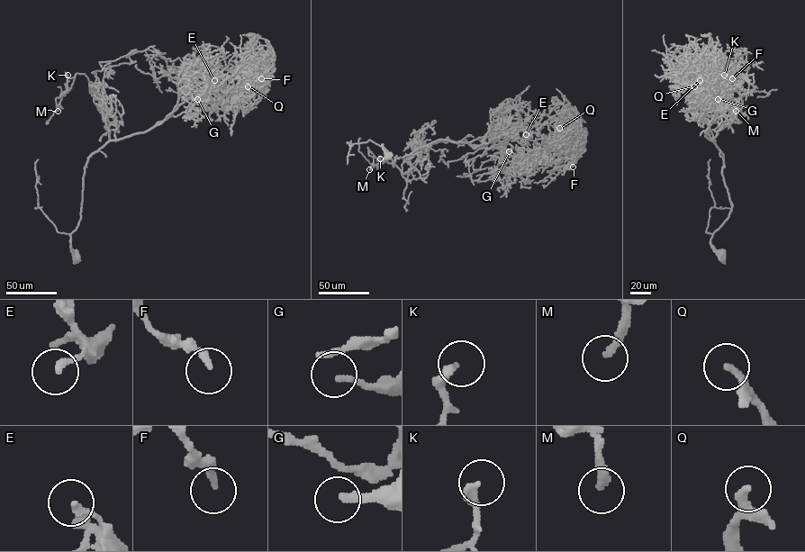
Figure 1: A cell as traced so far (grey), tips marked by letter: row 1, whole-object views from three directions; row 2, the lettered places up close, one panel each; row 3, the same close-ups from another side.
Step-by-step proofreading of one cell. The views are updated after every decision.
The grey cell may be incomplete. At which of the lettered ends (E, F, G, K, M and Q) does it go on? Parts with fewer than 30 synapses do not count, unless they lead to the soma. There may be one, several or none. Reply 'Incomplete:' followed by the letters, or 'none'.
Incomplete: G, M

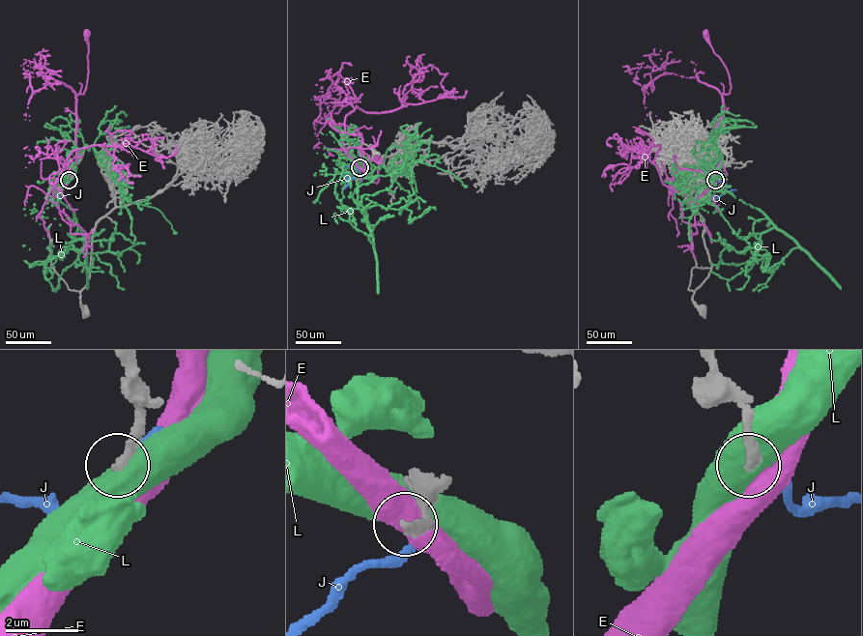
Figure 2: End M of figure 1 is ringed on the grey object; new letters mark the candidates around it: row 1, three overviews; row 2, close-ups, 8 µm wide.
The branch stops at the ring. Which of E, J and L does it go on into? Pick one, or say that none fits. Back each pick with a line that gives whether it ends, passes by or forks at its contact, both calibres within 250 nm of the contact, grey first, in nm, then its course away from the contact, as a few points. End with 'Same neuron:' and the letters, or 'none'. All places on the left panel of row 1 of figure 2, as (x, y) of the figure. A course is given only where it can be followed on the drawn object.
Same neuron: none

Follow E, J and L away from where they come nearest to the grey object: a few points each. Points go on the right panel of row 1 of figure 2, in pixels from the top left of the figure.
E: (715, 180), (718, 160), (714, 129), (724, 107), (723, 95), (728, 94), (731, 85), (727, 69), (705, 32)
J: (715, 180), (723, 181), (727, 187), (717, 198), (713, 199), (713, 196)
L: (715, 180), (774, 226), (755, 246), (741, 252), (727, 247), (719, 256), (724, 263), (744, 263), (749, 246)

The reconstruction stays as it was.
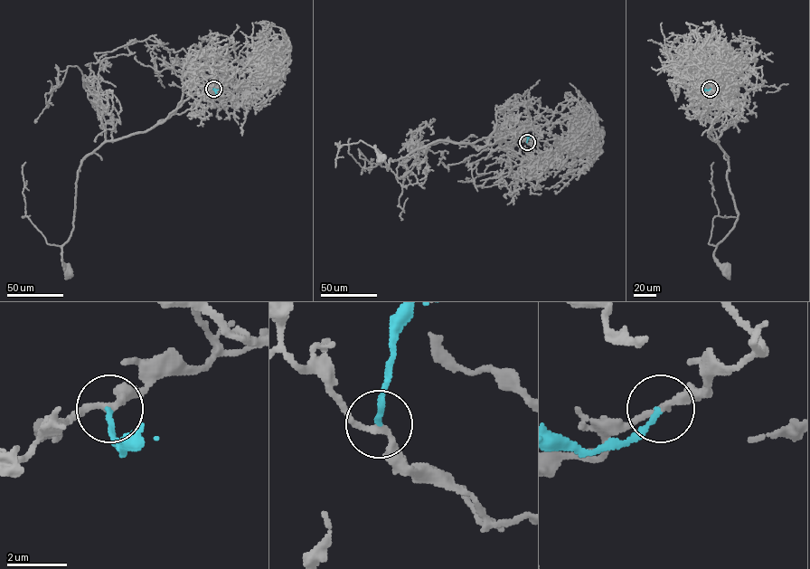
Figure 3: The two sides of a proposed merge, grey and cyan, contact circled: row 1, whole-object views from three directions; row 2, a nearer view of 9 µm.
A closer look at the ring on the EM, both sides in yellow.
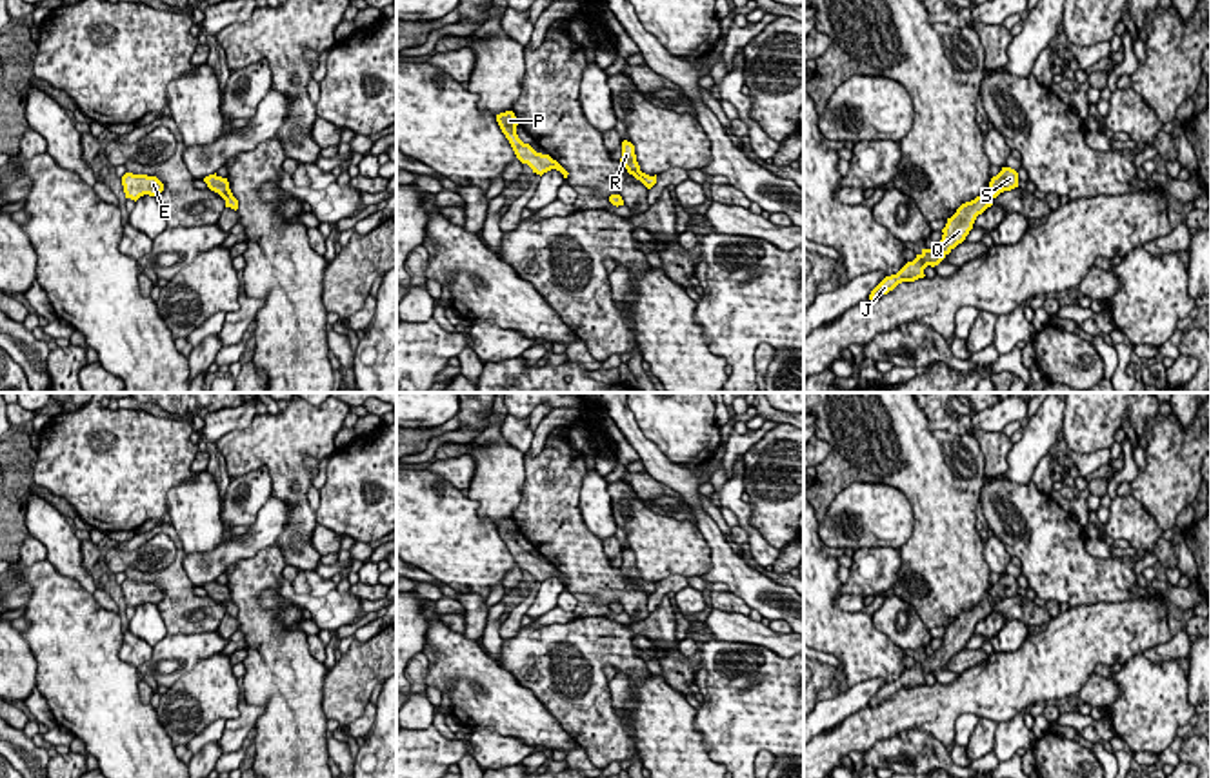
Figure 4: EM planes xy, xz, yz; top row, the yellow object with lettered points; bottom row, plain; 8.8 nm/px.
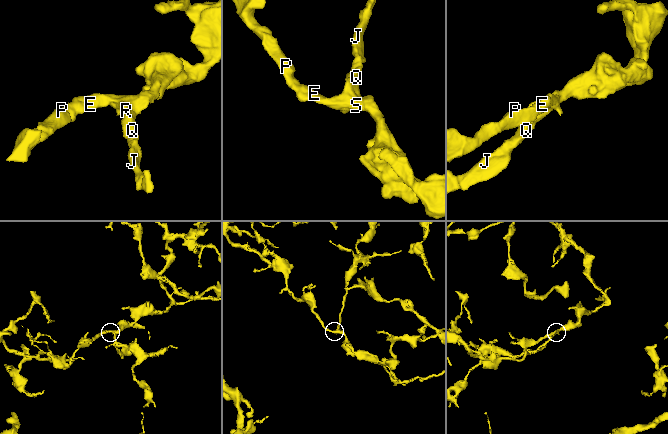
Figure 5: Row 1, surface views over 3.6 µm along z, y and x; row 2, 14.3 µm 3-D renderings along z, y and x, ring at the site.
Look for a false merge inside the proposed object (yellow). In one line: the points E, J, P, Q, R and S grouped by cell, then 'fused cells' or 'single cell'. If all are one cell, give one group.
E J P Q R S; single cell

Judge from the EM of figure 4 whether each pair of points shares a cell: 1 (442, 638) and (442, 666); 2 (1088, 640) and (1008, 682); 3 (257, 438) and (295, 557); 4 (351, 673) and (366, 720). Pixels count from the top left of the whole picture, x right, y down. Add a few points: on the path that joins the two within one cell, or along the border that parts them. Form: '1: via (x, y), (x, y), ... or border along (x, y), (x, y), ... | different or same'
1: via (442, 646), (442, 658) | same
2: via (1068, 651), (1055, 664), (1028, 677) | same
3: via (286, 468), (299, 502), (299, 528) | same
4: border along (370, 700), (364, 711), (348, 726) | different

